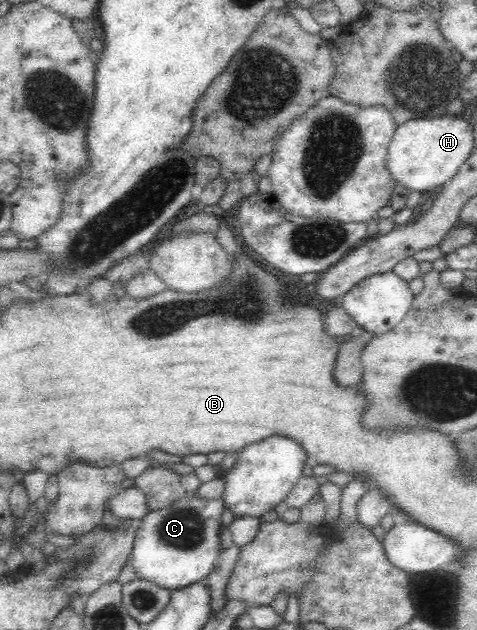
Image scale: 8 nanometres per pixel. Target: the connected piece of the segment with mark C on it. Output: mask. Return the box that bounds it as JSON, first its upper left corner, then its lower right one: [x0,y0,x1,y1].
[129,494,224,589]

